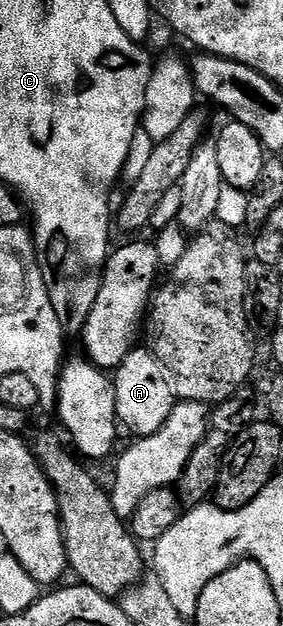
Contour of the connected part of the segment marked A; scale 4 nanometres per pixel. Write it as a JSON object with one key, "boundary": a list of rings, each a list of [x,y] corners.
{"boundary":[[[139,347],[131,351],[113,372],[115,414],[118,423],[126,431],[128,428],[129,431],[135,432],[136,437],[148,436],[161,430],[177,403],[173,381],[163,363],[146,347]]]}

